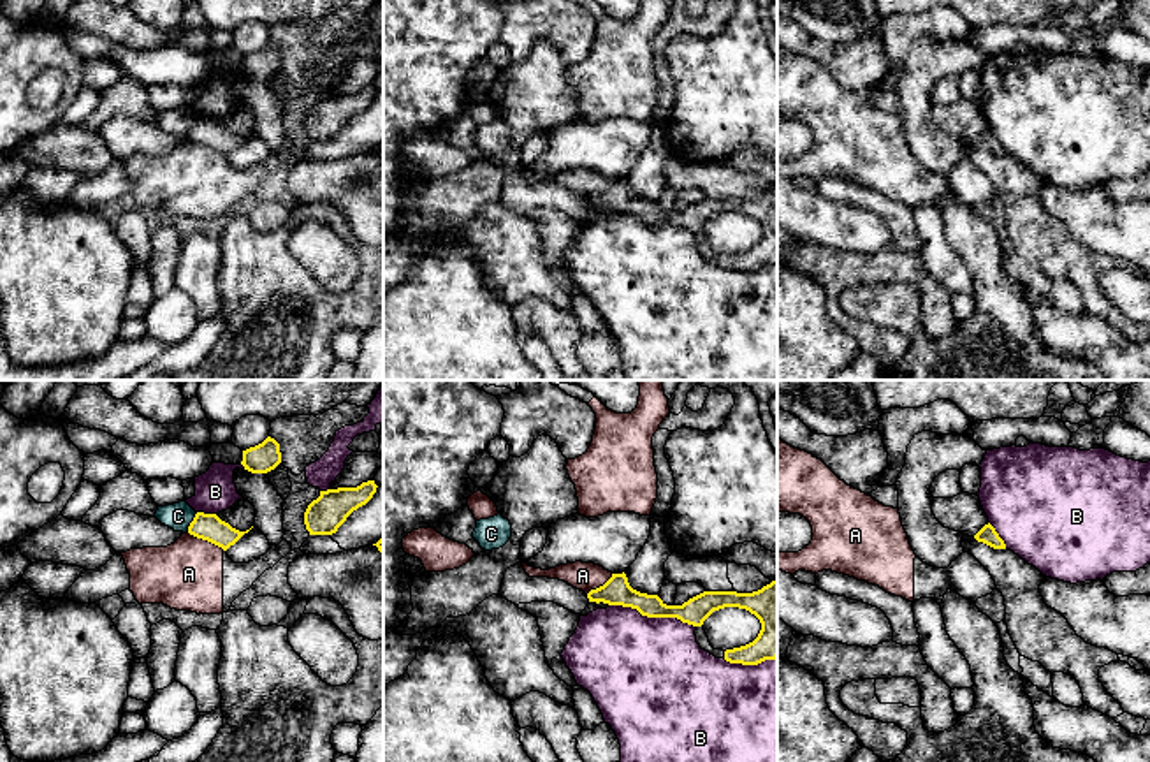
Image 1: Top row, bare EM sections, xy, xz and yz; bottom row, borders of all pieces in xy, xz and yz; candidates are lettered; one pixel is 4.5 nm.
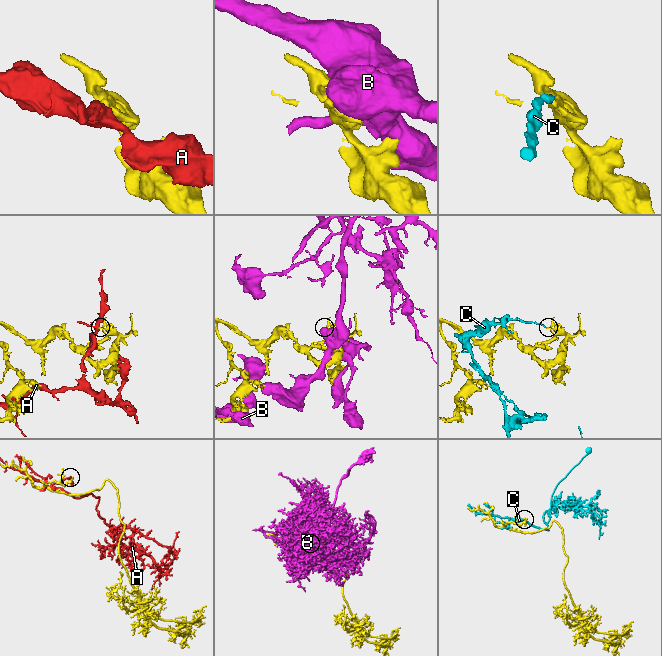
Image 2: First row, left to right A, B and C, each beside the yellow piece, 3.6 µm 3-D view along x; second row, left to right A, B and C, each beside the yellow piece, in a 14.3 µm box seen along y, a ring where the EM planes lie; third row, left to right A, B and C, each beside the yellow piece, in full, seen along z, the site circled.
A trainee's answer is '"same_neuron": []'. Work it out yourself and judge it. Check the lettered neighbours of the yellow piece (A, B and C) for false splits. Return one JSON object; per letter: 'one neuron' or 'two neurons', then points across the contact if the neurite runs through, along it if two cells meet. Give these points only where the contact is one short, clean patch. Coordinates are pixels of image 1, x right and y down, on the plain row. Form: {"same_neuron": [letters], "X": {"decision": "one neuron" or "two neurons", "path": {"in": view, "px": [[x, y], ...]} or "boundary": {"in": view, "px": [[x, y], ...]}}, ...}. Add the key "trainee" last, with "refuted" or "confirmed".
{"same_neuron": [], "A": {"decision": "two neurons"}, "B": {"decision": "two neurons"}, "C": {"decision": "two neurons", "boundary": {"in": "xy", "px": [[197, 118], [187, 136]]}}, "trainee": "confirmed"}

